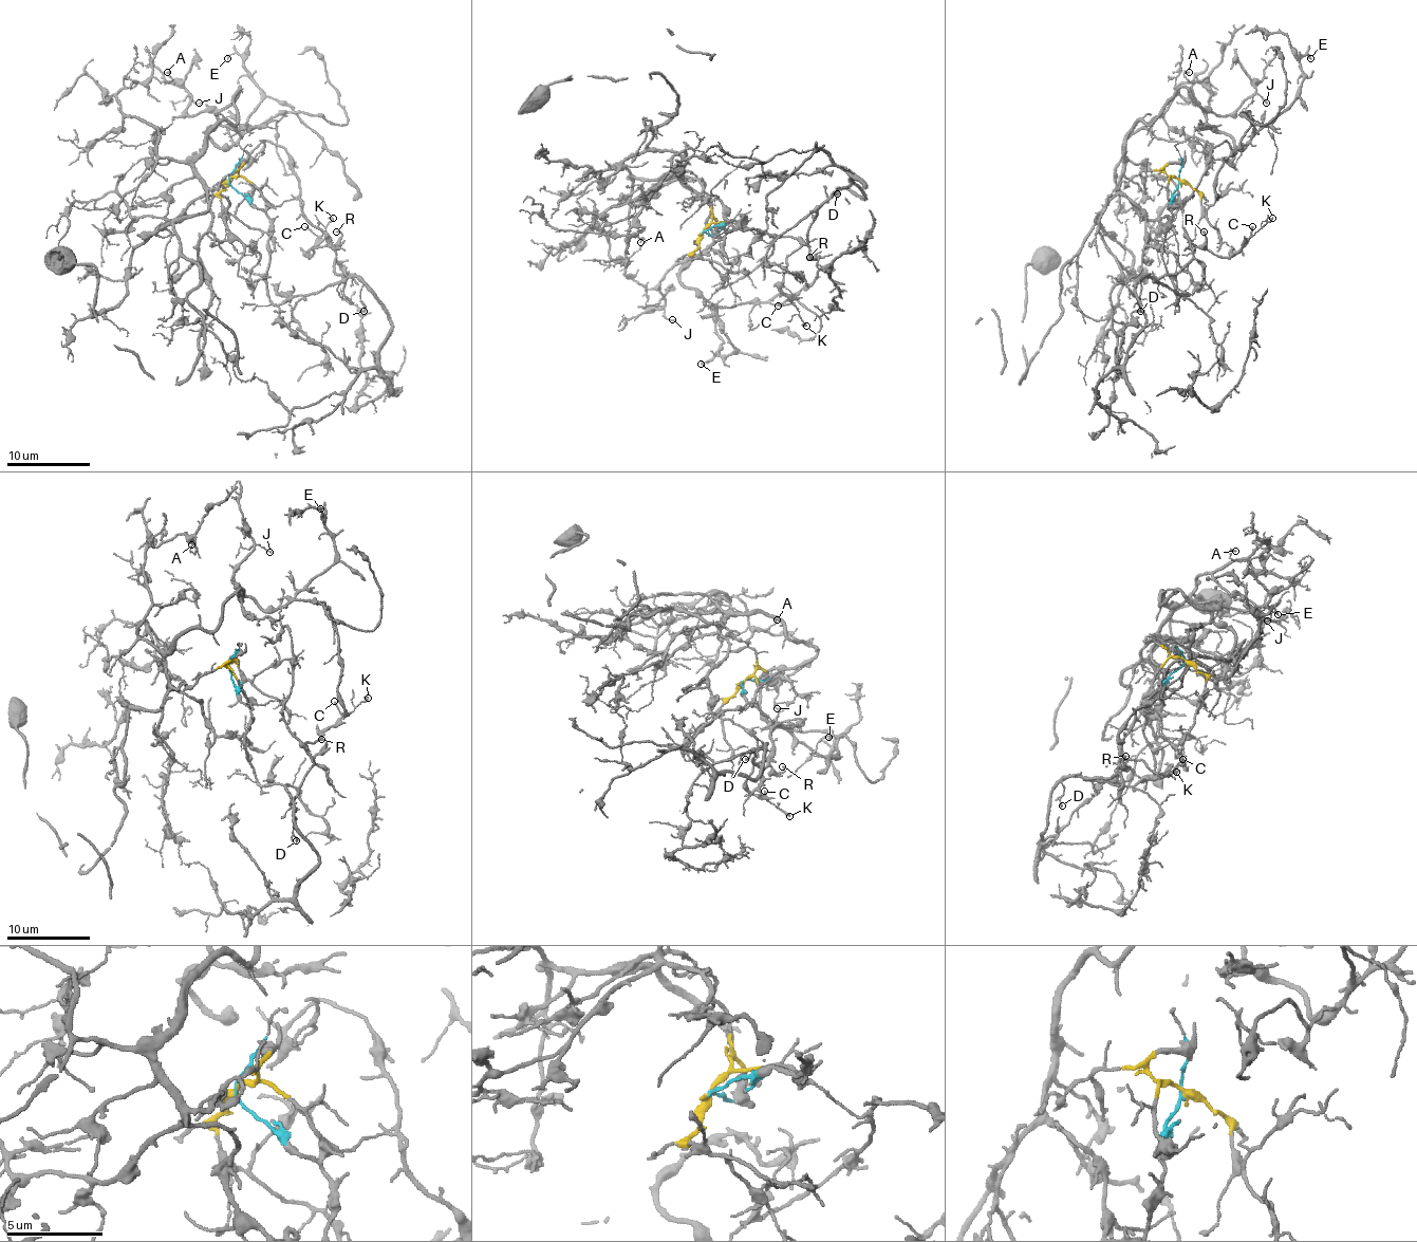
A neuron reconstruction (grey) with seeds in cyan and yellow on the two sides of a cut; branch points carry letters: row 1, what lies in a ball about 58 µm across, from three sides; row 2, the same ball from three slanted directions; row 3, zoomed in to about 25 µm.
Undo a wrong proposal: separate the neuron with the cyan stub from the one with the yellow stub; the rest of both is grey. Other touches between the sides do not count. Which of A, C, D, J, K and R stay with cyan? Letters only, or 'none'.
C, D, K, R

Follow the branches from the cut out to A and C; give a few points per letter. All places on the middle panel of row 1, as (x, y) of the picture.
A: (703, 232), (701, 180), (631, 175), (631, 192), (590, 227), (613, 259), (639, 242)
C: (703, 232), (742, 216), (740, 227), (784, 234), (813, 211), (808, 246), (786, 259), (790, 303), (778, 306)

